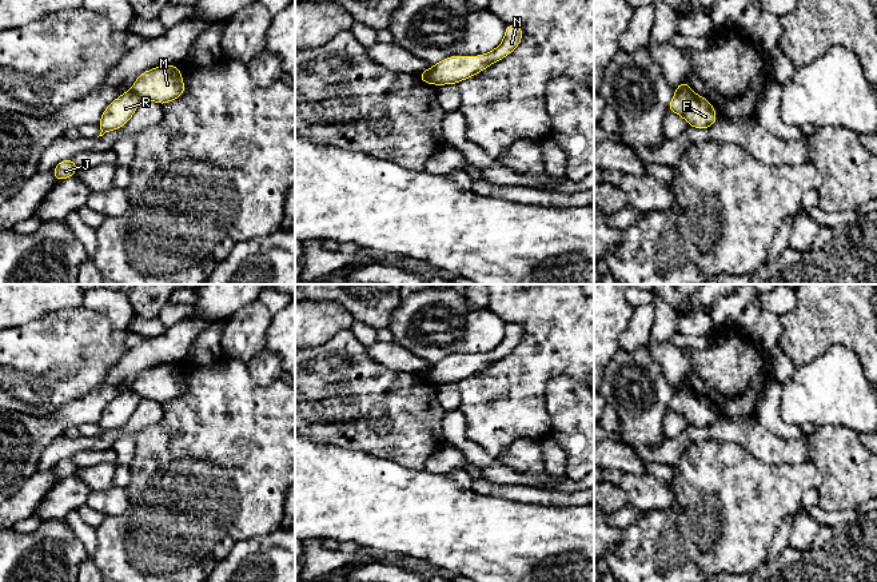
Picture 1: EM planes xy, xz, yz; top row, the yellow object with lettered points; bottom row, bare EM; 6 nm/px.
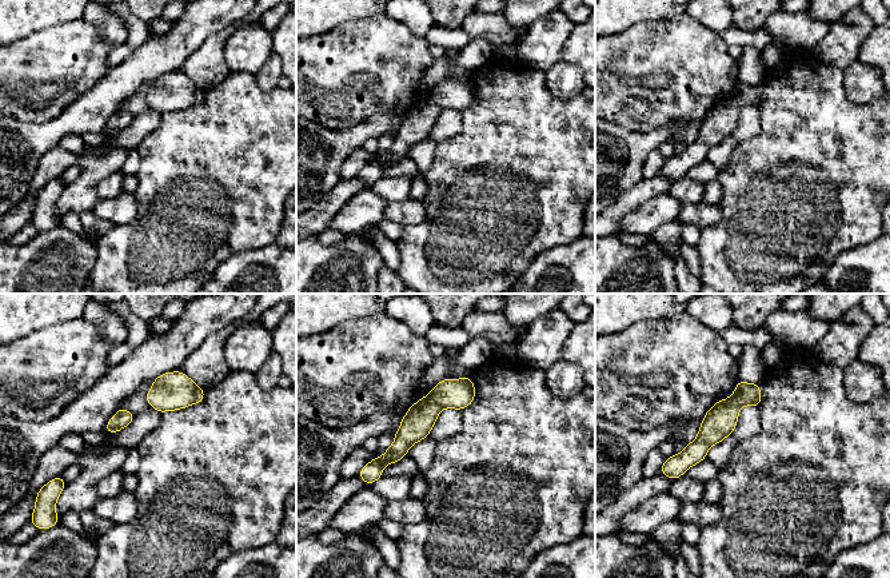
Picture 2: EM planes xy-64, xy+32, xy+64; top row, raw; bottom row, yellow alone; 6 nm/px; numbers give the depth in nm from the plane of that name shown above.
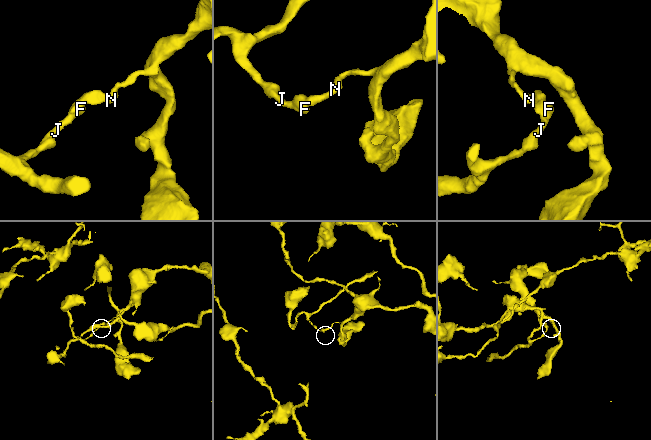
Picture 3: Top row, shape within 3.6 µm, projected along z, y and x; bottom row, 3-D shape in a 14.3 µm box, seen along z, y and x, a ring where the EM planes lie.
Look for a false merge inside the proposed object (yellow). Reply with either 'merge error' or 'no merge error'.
merge error

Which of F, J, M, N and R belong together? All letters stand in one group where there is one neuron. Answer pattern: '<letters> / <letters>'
F J R / M N

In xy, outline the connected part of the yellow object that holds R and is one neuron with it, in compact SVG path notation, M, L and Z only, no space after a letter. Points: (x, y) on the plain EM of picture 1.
M127 390L115 398L101 414L97 423L101 430L99 435L125 424L139 406L140 400L141 398L132 390Z

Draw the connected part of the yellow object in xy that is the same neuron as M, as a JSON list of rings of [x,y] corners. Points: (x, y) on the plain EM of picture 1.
[[[159,364],[141,371],[131,387],[141,399],[152,399],[160,404],[179,398],[184,390],[182,371],[178,364]]]

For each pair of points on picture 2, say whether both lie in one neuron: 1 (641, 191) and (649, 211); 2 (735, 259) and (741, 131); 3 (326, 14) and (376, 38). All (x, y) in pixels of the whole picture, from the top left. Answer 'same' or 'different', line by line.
1: different
2: different
3: different

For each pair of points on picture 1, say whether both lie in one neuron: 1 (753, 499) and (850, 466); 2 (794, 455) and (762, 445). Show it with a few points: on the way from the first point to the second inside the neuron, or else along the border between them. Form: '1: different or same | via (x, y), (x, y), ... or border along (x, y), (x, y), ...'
1: different | border along (809, 459), (820, 473), (820, 486), (817, 489)
2: same | via (786, 450), (770, 447)

